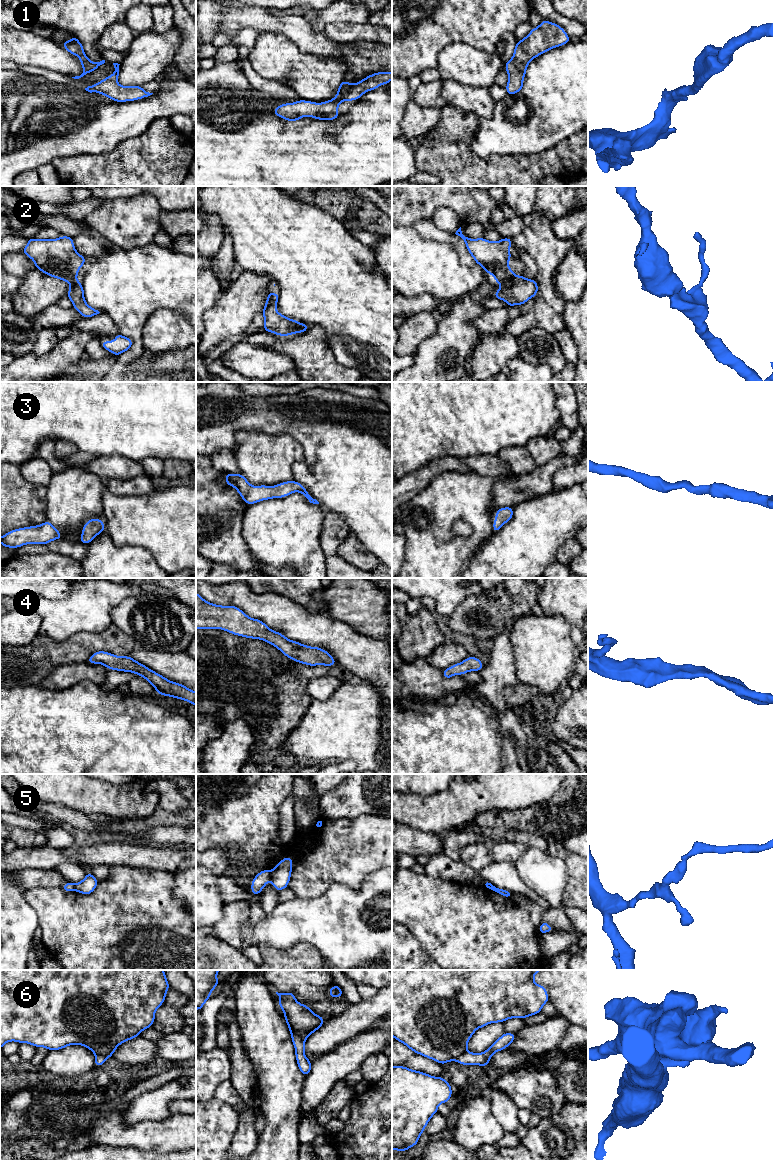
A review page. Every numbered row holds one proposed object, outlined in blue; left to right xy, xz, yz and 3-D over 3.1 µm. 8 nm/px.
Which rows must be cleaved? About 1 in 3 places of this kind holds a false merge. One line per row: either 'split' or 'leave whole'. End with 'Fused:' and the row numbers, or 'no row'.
1: leave whole
2: leave whole
3: leave whole
4: leave whole
5: split
6: split
Fused: 5, 6

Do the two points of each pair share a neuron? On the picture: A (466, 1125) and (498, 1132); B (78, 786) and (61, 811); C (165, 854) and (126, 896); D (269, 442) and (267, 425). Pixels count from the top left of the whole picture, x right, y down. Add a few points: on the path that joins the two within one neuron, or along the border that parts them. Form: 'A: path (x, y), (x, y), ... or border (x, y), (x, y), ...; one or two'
A: path (474, 1127), (490, 1132); one
B: border (43, 801), (60, 804), (87, 815); two
C: border (128, 865), (161, 869), (172, 874); two
D: border (245, 430), (271, 434), (288, 434), (291, 437); two

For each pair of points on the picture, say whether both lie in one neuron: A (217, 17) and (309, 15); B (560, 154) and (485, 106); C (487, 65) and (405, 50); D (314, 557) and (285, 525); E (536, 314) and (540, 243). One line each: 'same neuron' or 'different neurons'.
A: different neurons
B: different neurons
C: different neurons
D: same neuron
E: different neurons

